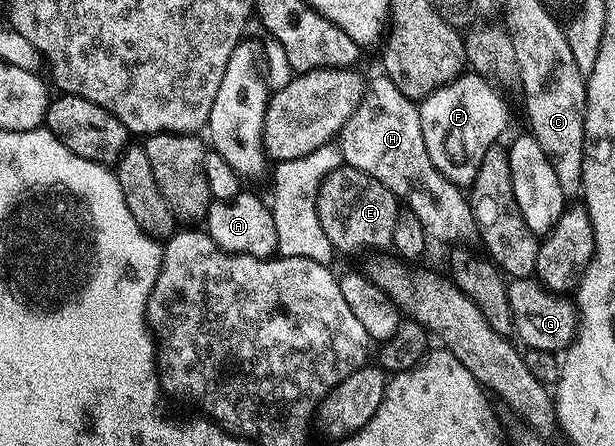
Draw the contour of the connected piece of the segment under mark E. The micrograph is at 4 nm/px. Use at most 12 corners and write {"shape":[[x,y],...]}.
{"shape":[[343,164],[318,219],[341,255],[397,241],[397,195]]}

